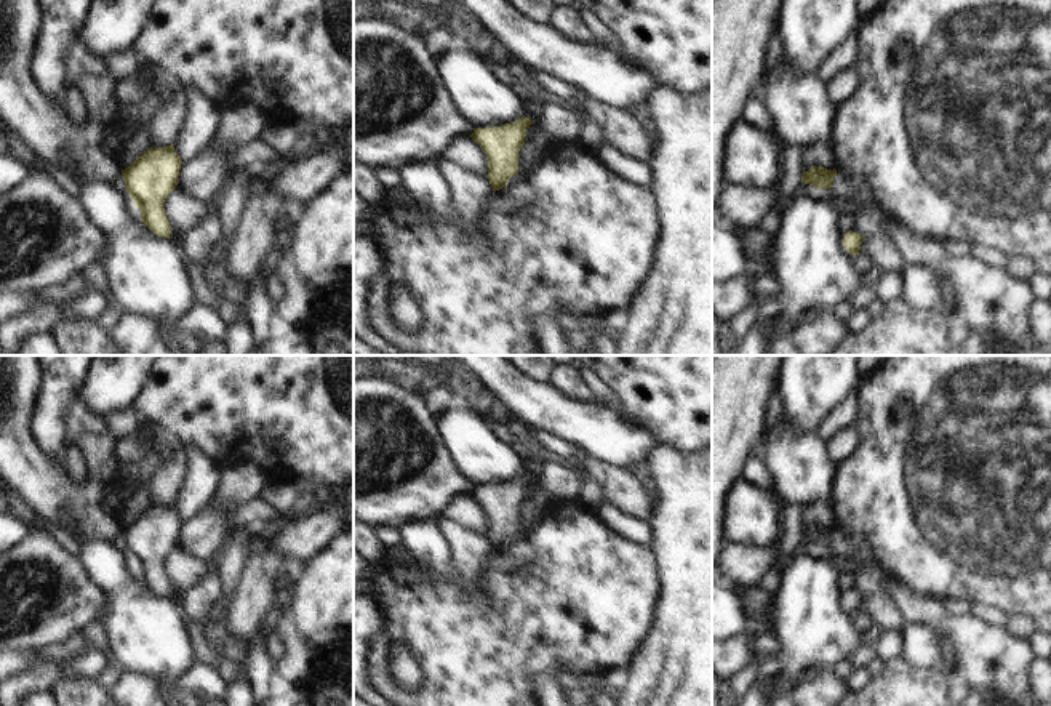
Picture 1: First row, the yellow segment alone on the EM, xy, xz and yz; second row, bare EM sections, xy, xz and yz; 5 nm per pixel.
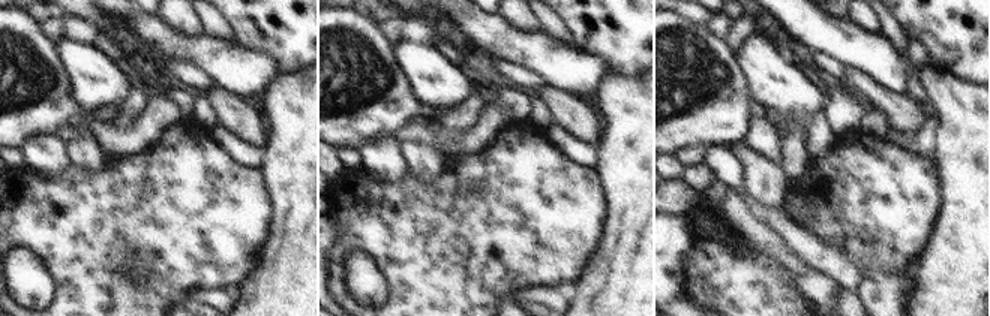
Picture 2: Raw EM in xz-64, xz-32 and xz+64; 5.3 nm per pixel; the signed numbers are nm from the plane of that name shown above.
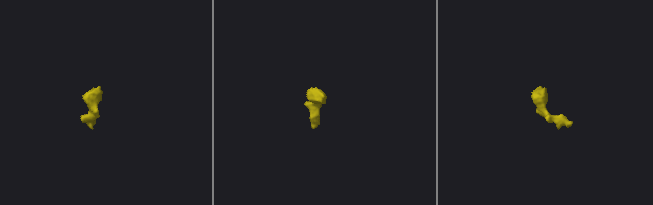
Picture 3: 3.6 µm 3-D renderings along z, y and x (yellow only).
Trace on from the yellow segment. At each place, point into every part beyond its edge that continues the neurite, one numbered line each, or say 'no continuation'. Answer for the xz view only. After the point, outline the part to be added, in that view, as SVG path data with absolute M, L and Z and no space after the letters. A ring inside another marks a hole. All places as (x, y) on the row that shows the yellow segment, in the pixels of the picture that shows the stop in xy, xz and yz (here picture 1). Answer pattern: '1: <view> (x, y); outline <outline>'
no continuation

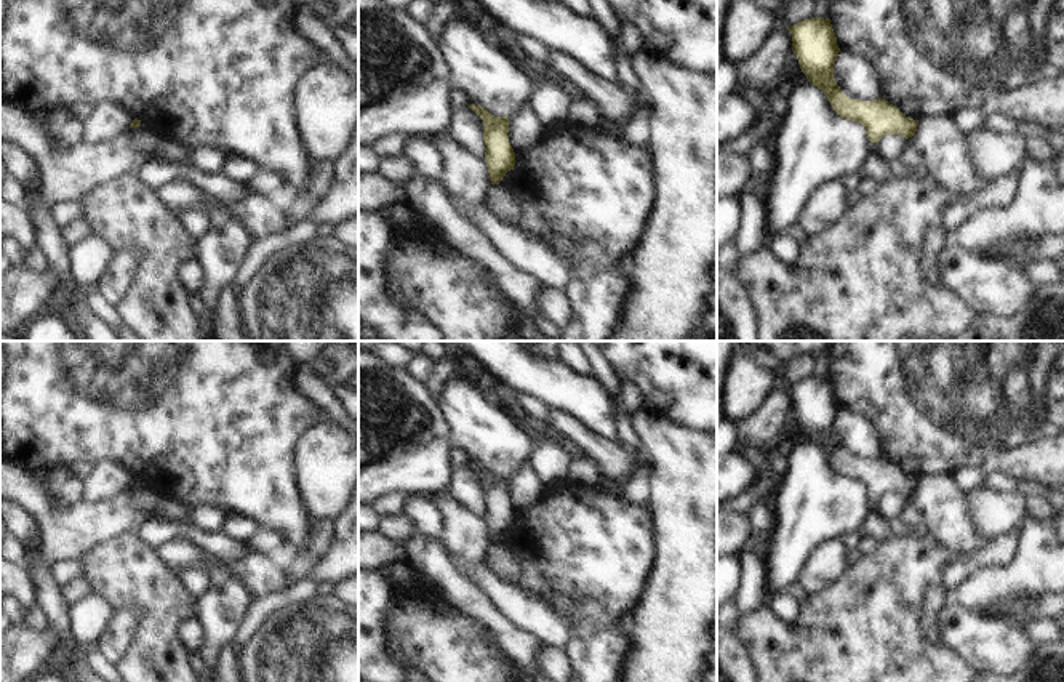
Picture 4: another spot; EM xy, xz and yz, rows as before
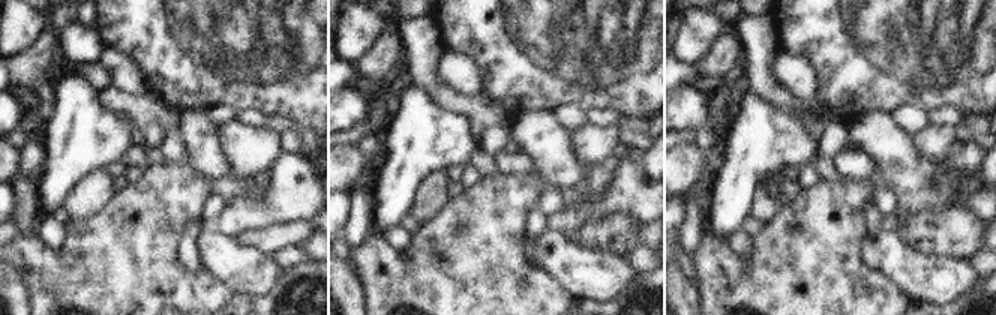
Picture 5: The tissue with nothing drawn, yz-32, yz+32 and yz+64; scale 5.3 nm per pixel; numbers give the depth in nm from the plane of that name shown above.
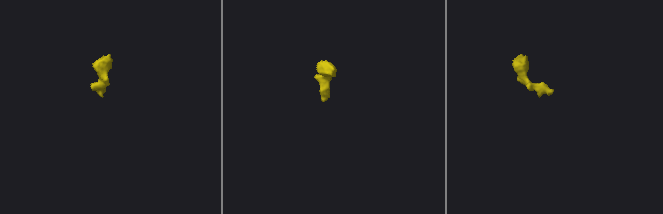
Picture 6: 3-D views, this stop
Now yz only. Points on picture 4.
1: yz (911, 157); outline M909 138L907 141L909 141L909 144L907 144L907 147L906 147L906 150L904 150L904 154L901 155L899 160L901 160L904 165L909 165L909 166L923 165L923 160L922 160L922 157L920 157L920 154L917 152L917 147L915 147L912 138Z

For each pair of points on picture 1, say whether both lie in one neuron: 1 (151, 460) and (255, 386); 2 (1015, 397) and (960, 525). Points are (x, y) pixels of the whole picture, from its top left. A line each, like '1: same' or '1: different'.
1: different
2: same

